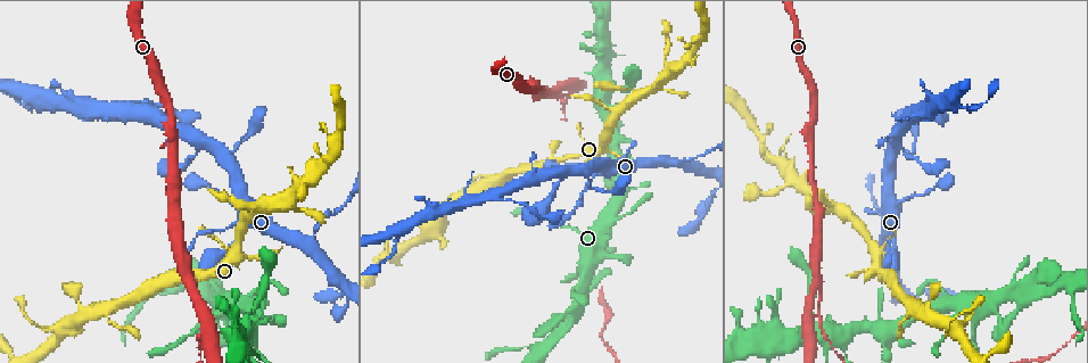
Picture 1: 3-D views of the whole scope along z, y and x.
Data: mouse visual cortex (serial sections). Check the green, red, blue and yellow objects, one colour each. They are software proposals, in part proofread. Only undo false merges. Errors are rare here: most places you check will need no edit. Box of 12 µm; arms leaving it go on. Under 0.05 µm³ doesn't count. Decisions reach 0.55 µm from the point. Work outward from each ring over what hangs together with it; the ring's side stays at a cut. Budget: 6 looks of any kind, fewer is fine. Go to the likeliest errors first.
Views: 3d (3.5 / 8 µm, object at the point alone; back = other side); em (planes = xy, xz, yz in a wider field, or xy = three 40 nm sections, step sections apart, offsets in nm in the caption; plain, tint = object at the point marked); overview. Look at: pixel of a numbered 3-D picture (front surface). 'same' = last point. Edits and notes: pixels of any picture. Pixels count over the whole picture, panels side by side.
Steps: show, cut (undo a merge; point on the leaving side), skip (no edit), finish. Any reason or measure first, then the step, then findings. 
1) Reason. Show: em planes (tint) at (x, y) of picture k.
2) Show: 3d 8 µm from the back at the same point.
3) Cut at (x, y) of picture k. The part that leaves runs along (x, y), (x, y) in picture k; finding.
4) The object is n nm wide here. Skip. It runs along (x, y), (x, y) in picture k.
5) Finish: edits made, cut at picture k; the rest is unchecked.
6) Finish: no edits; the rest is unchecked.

Small branch off a trunk. Show: 3d 3.5 µm at (205, 316) of picture 1.

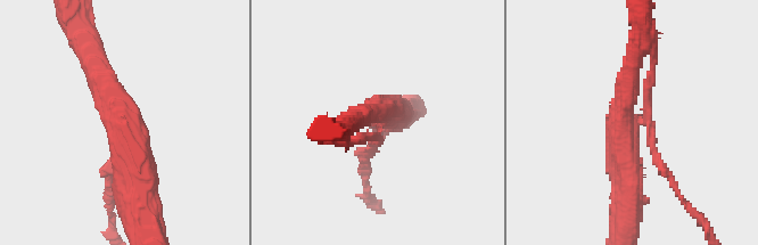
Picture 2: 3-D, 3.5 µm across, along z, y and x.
Need the tissue. Show: em xy step 5 (tint) at (627, 125) of picture 2.

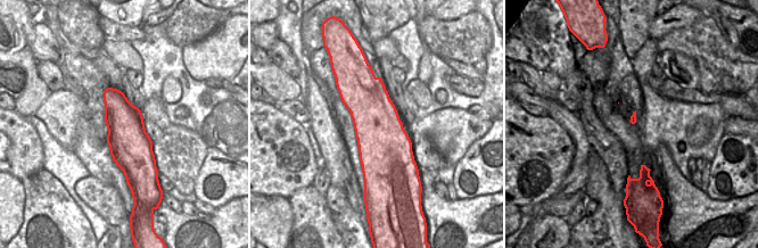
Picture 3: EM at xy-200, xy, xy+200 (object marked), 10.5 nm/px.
Skip. It runs along (92, 62), (124, 117), (138, 198) in picture 2; one cell here.

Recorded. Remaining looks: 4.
Abrupt turn. Show: 3d 8 µm at (301, 245) of picture 1.

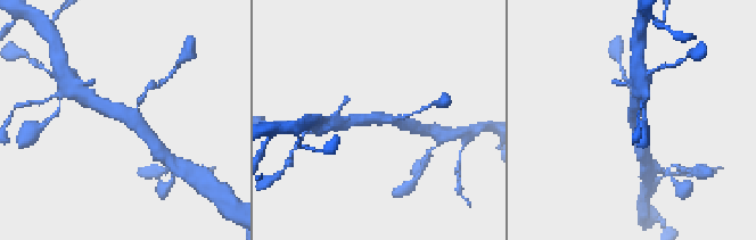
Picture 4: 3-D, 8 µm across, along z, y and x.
Need the tissue. Show: em xy step 1 (tint) at (127, 115) of picture 4.

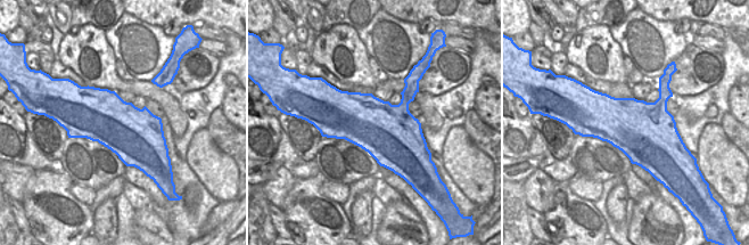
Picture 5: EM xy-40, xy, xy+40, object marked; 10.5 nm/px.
The arms are 100, 350, 400 nm wide. Skip. It runs along (97, 102), (126, 116), (150, 140) in picture 4; continuous, no second cell.

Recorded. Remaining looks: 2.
Calibre changes. Show: 3d 3.5 µm at (273, 205) of picture 1.

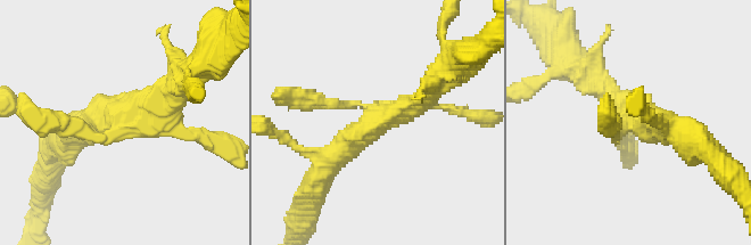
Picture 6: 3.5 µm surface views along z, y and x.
4 arms meet here; the arms are 150, 200, 300, 350 nm wide; now the EM. Show: em xy step 1 (tint) at (381, 118) of picture 6.

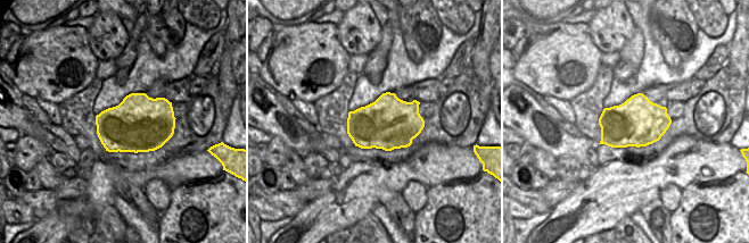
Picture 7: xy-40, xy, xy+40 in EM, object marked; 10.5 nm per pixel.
Skip. It runs along (323, 169), (438, 84) in picture 6; continuous, no second cell.

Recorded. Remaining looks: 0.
Finish: no edits; the rest is unchecked.

